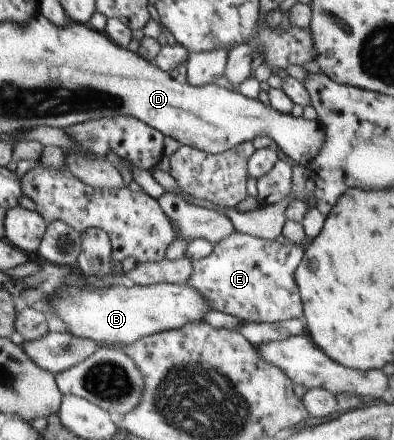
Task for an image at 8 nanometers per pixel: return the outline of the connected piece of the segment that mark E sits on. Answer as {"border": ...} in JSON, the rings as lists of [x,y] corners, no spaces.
{"border":[[[235,230],[229,237],[212,245],[206,257],[192,261],[191,277],[186,284],[205,299],[209,309],[245,322],[283,323],[302,317],[294,273],[303,252],[304,245],[293,245],[281,239],[269,241]]]}

